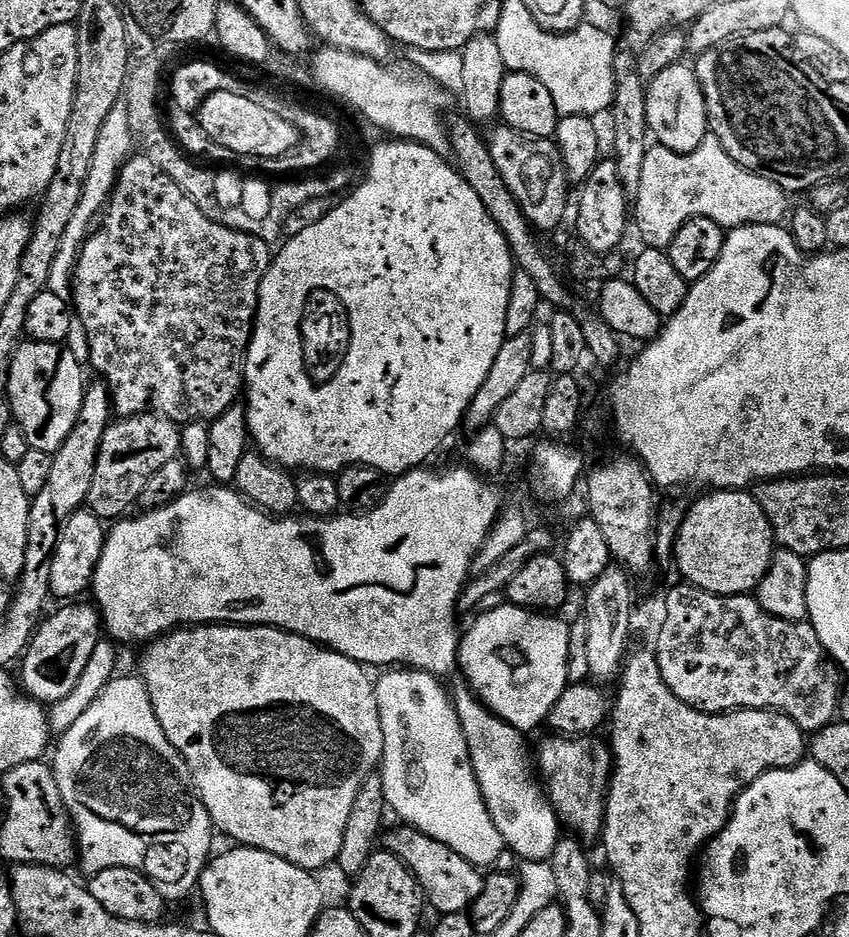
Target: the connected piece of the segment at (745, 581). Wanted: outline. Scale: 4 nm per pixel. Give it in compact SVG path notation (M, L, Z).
M716 490L705 500L700 500L687 509L676 536L674 564L680 567L685 581L703 592L713 592L716 596L742 596L759 588L760 580L768 572L774 555L774 537L768 527L768 519L755 495L748 490Z

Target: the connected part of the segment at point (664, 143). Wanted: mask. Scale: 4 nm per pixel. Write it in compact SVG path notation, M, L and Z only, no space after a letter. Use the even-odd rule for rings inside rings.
M680 62L668 67L649 81L644 97L649 131L661 147L678 154L692 153L707 136L708 116L704 92L691 67L686 68Z

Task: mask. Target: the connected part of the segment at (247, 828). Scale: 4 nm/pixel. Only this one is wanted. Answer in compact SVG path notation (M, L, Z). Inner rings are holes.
M217 622L215 624L206 624L203 626L185 626L175 632L168 633L167 636L160 637L159 640L151 641L143 649L144 657L140 660L140 676L144 679L143 691L146 693L148 703L150 705L151 715L156 717L159 731L166 734L166 738L174 746L174 750L180 752L186 765L187 775L192 775L190 779L191 787L200 798L200 803L204 804L209 812L209 818L217 829L220 828L228 836L233 836L237 845L246 848L257 848L263 852L274 854L278 858L282 858L286 862L290 862L299 868L307 868L309 870L317 870L316 868L324 868L328 863L335 861L339 857L342 850L342 834L346 834L346 822L350 818L350 810L354 806L354 798L358 798L358 790L362 790L362 782L366 782L368 776L373 775L381 767L384 759L384 735L382 734L382 722L378 714L378 702L376 701L376 689L374 680L367 676L365 665L358 663L357 660L346 658L342 654L333 652L331 648L326 648L307 640L304 636L296 636L292 632L283 632L280 628L269 628L267 626L245 626L242 624L230 624L227 622Z

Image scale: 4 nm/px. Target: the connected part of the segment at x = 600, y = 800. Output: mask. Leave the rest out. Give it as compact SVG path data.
M595 735L551 739L540 744L538 772L544 775L546 795L556 810L556 818L574 835L584 840L597 839L604 831L604 806L614 767L612 749L605 741L603 744L596 740Z

